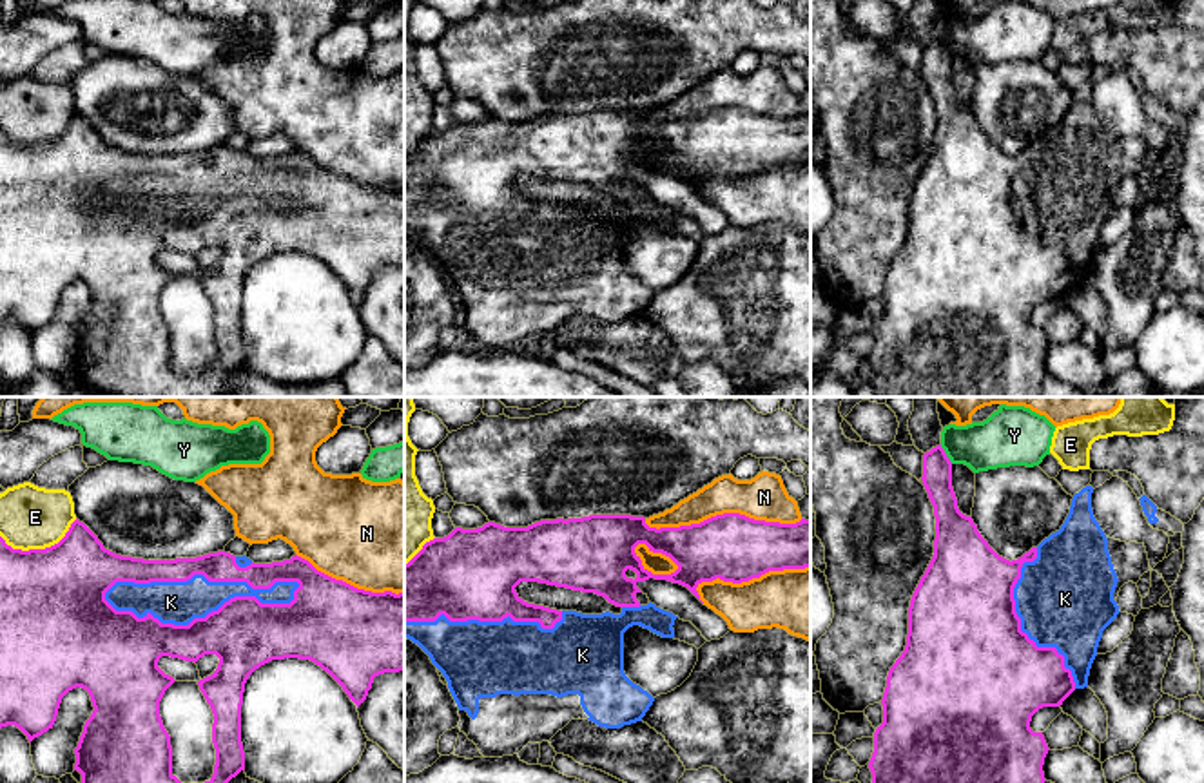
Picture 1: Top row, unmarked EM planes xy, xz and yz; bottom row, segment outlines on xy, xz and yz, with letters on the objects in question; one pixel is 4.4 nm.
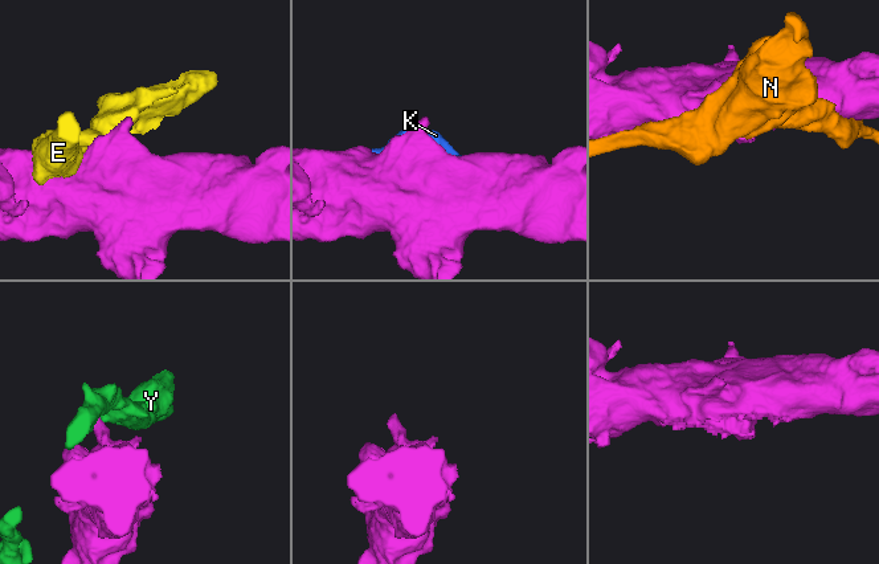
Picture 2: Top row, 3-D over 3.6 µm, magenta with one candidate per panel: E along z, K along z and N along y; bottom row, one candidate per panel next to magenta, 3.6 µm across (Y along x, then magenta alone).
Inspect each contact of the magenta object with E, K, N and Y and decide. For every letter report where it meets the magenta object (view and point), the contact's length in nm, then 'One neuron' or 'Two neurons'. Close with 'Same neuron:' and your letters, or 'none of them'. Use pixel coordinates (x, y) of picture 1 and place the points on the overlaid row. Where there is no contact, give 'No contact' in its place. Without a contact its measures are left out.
E: Touches magenta at xy (40, 550). Shared border 360 nm. Two neurons
K: Touches magenta at xy (200, 573). Shared border 850 nm. One neuron
N: Touches magenta at xz (724, 513). Shared border 700 nm. Two neurons
Y: Touches magenta at yz (945, 454). Shared border 110 nm. Two neurons
Same neuron: K

